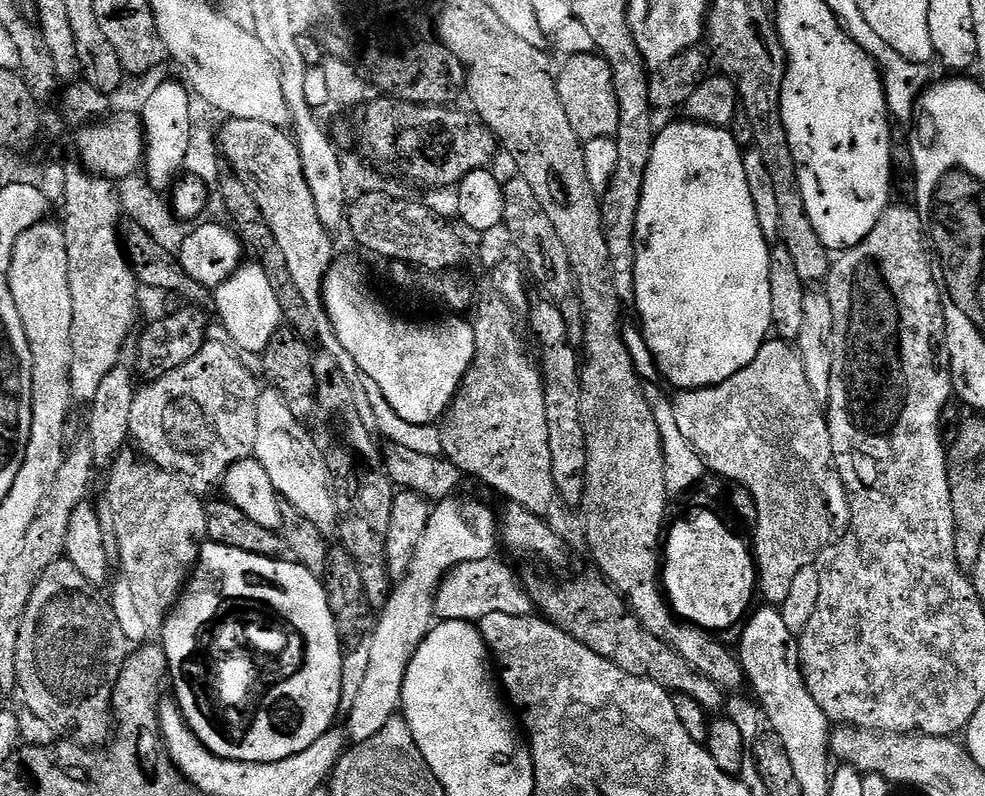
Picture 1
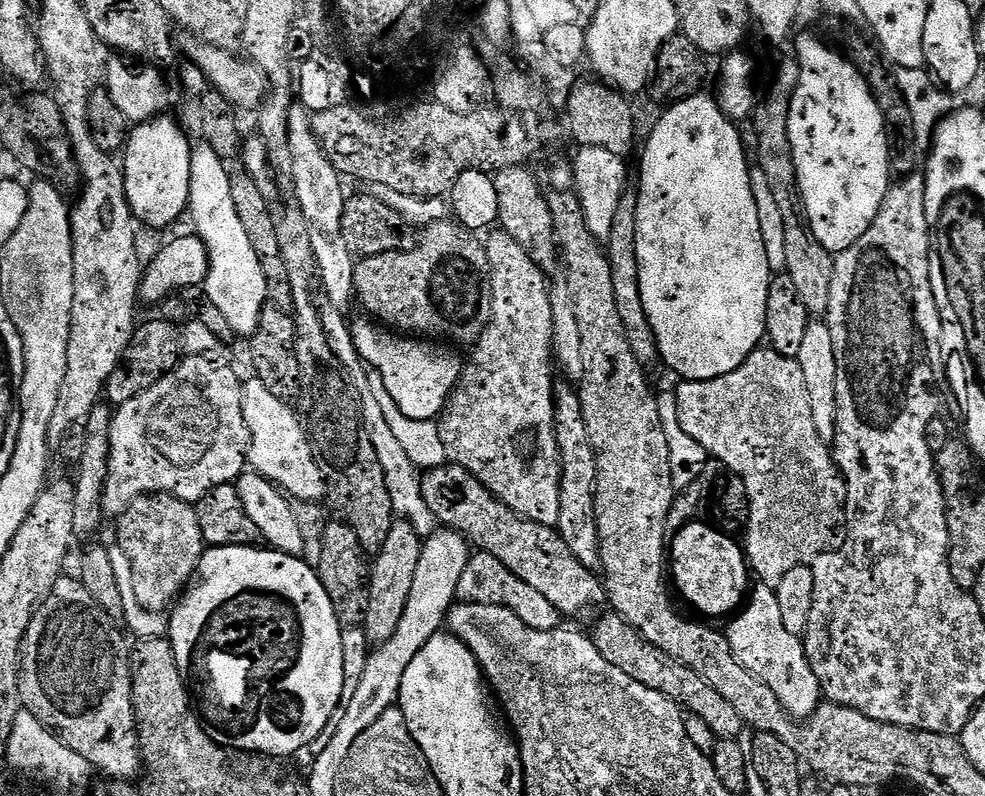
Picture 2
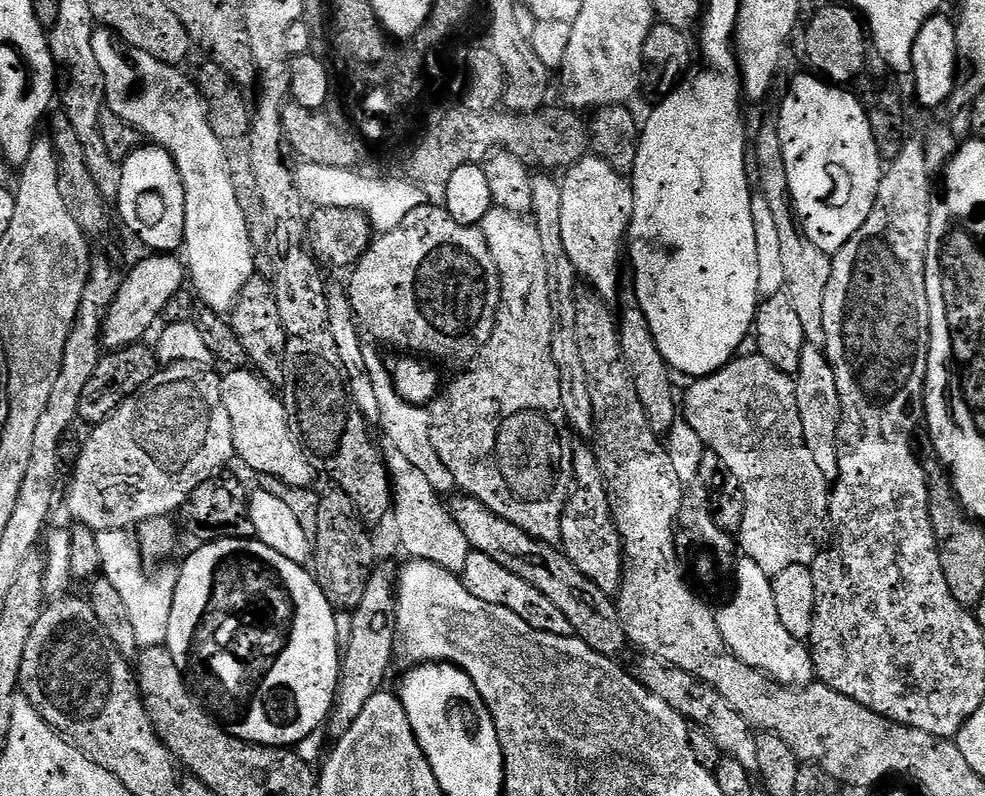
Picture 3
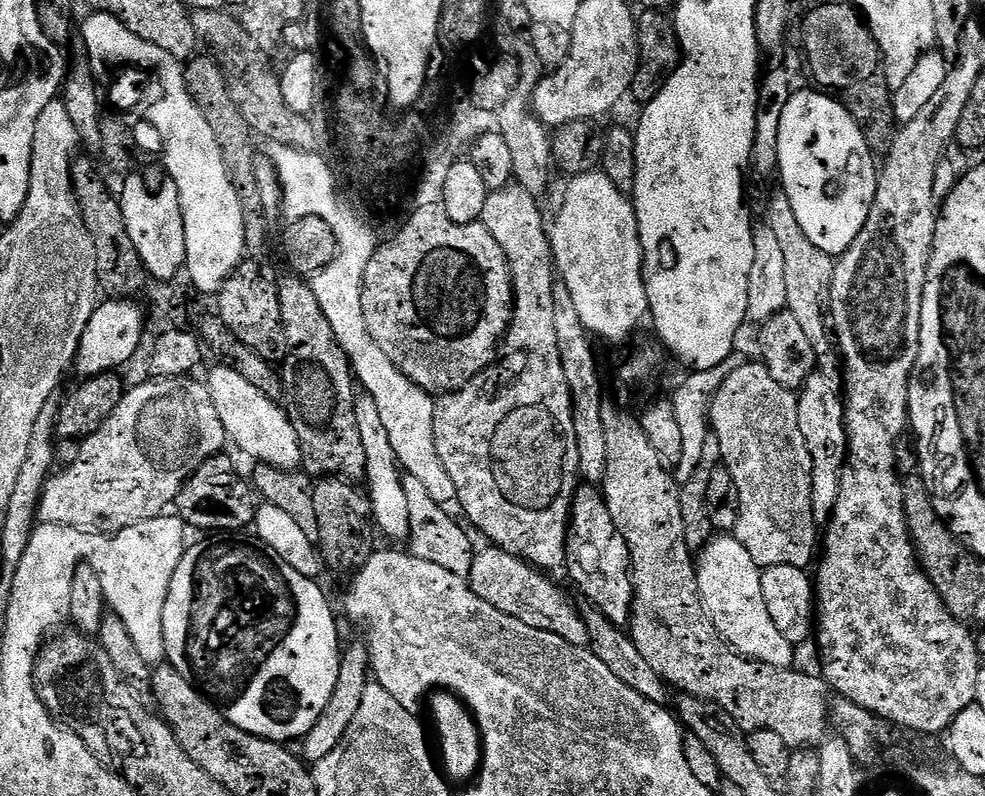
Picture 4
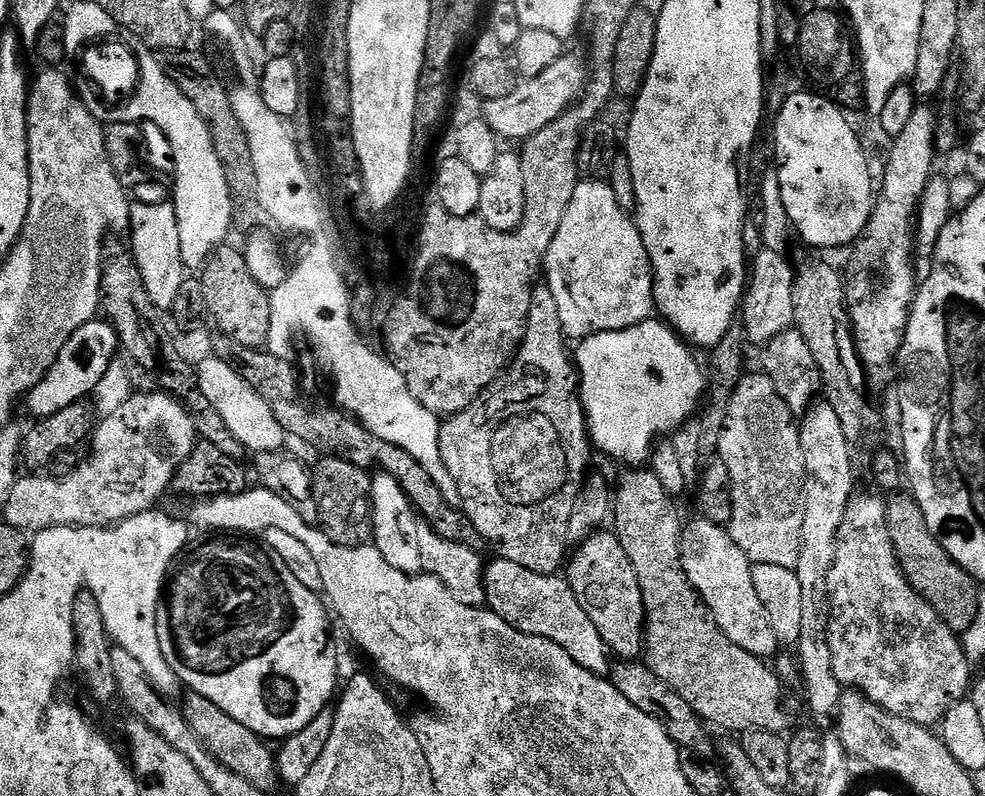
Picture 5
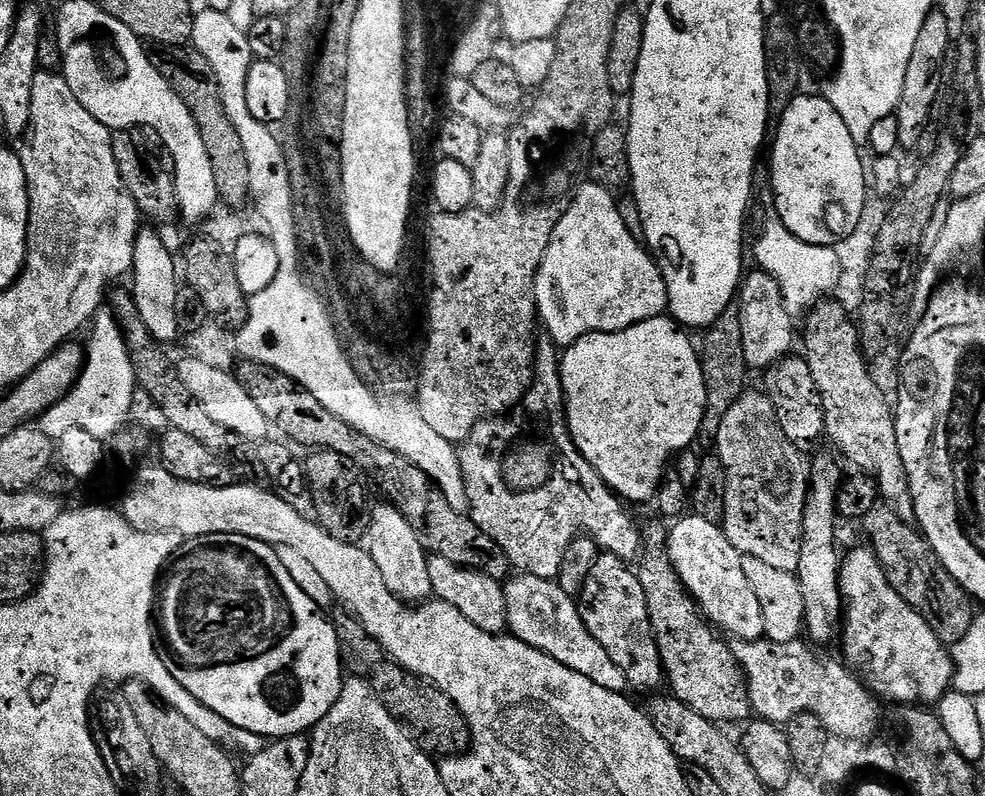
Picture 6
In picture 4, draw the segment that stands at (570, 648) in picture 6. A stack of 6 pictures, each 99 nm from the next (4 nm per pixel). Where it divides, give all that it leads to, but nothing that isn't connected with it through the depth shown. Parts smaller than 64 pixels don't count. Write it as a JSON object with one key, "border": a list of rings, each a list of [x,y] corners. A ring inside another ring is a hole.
{"border":[[[484,546],[473,555],[466,579],[472,592],[478,594],[482,602],[490,602],[494,610],[502,610],[502,614],[510,614],[510,618],[518,618],[518,622],[526,622],[526,626],[534,626],[534,630],[546,630],[546,634],[558,634],[558,638],[566,638],[566,642],[574,646],[588,648],[588,627],[581,609],[576,609],[571,598],[544,576],[547,575],[527,560],[495,546]]]}

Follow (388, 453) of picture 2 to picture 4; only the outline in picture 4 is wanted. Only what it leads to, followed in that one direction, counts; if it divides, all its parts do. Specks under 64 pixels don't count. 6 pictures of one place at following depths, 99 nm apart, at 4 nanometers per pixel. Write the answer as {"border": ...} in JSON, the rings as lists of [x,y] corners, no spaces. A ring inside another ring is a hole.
{"border":[[[404,476],[404,489],[406,490],[406,503],[410,509],[410,534],[408,540],[411,555],[422,558],[422,562],[434,562],[434,566],[442,566],[442,570],[450,570],[450,574],[458,574],[467,578],[472,566],[474,547],[472,540],[464,533],[465,525],[455,520],[448,513],[445,505],[434,502],[430,493],[422,487],[422,482],[413,476]]]}

